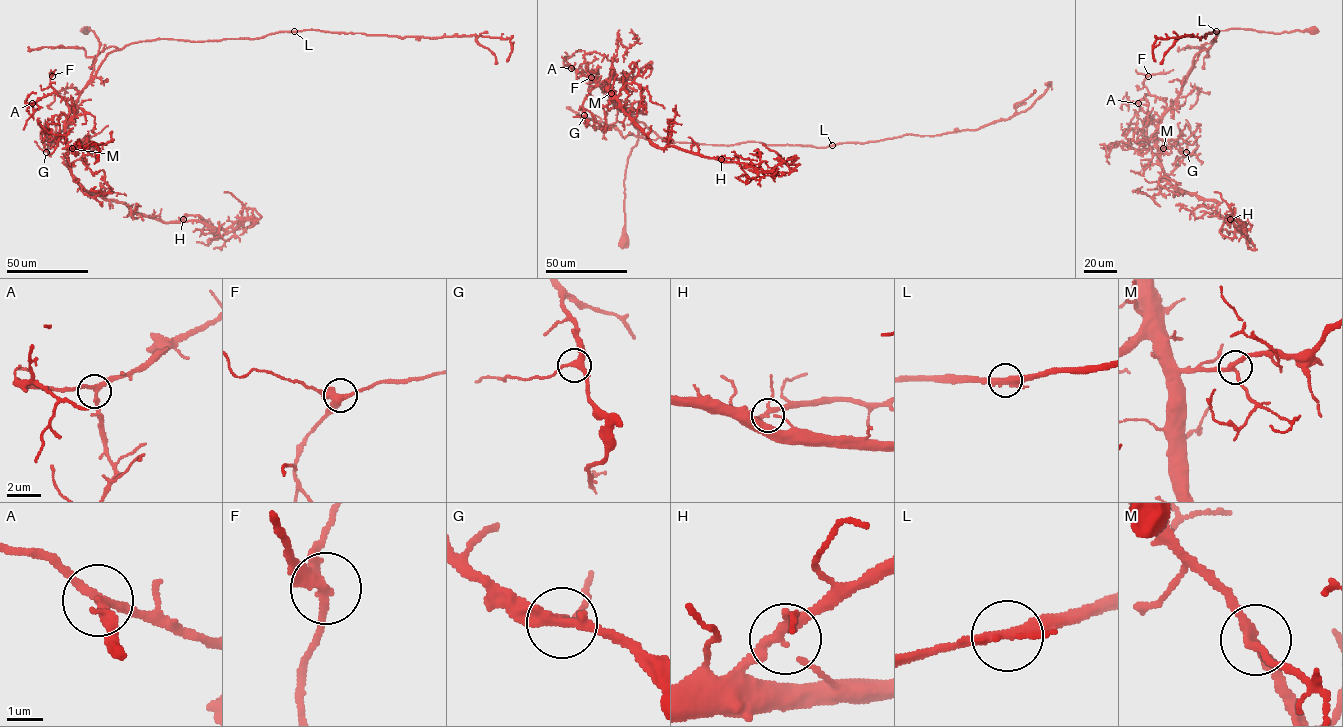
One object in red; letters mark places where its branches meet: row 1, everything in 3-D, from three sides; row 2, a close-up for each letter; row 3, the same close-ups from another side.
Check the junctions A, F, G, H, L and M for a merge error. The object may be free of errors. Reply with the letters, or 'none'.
none

